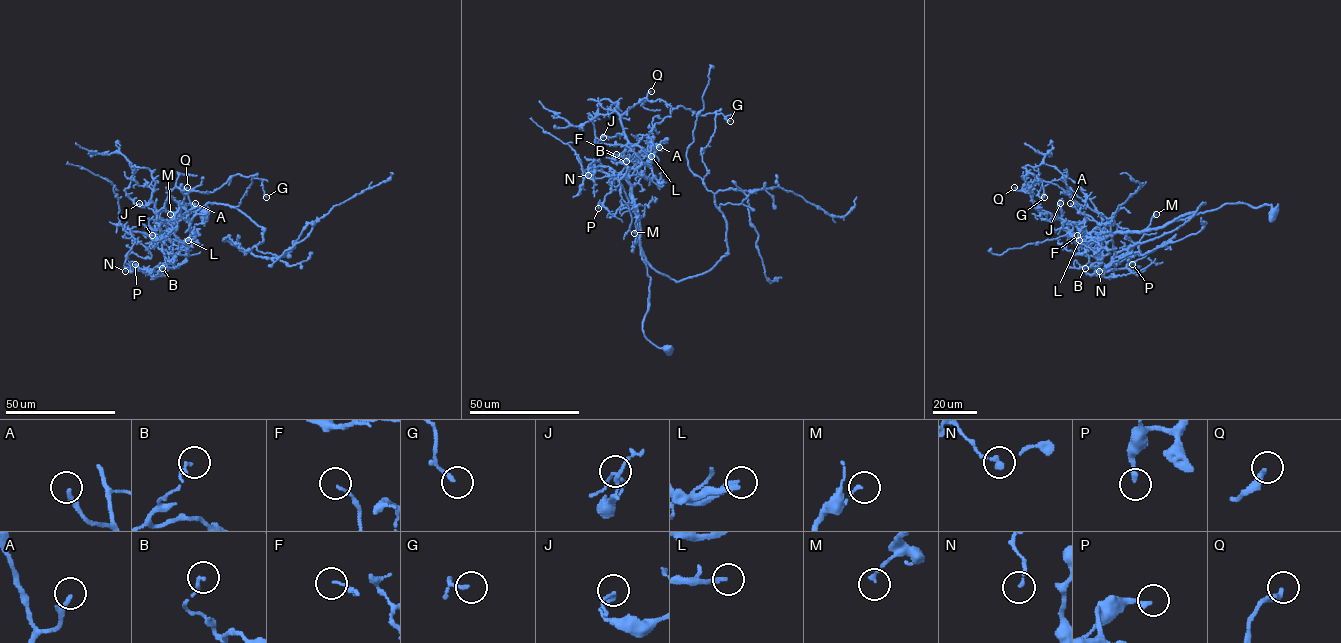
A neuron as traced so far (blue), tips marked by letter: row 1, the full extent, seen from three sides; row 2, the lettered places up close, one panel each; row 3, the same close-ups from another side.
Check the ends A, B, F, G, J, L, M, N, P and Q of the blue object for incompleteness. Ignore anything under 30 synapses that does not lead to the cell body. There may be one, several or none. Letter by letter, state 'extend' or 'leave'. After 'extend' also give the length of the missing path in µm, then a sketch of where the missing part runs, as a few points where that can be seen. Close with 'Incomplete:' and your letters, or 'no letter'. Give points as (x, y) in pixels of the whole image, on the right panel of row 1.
A: leave
B: leave
F: leave
G: leave
J: leave
L: extend; missing 30 µm; course (1079, 240), (1083, 190)
M: leave
N: leave
P: leave
Q: extend; missing 15 µm
Incomplete: L, Q

